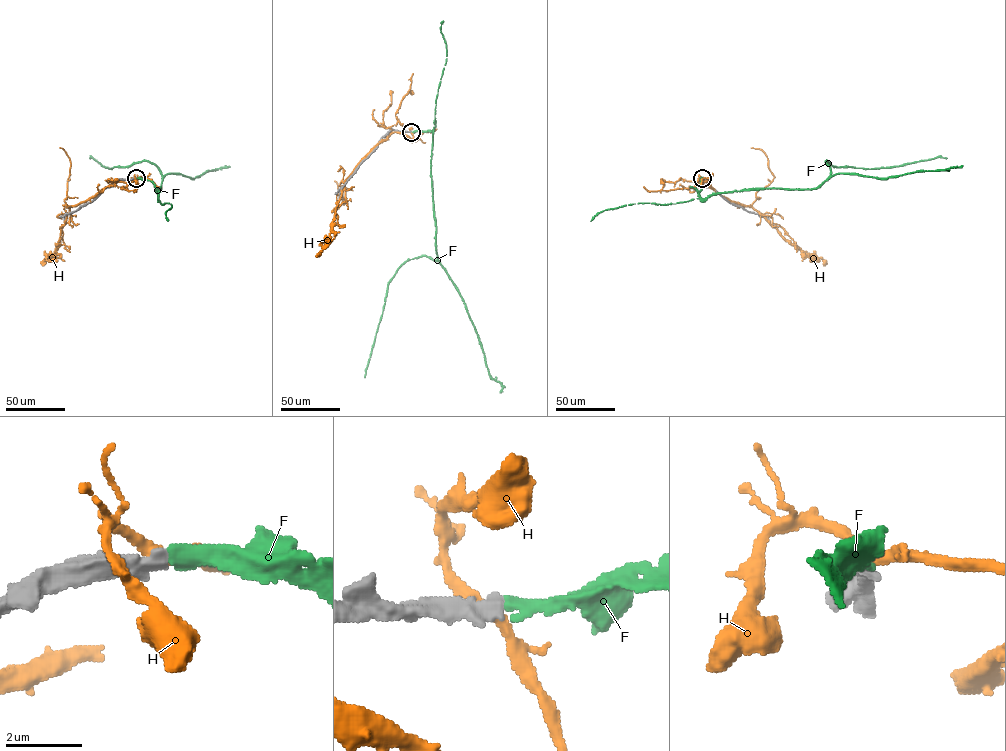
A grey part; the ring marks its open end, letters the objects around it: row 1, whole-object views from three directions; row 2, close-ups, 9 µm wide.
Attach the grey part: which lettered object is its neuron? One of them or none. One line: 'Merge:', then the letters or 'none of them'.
Merge: F

